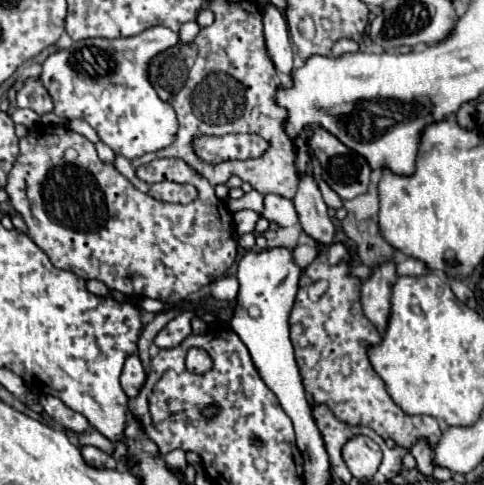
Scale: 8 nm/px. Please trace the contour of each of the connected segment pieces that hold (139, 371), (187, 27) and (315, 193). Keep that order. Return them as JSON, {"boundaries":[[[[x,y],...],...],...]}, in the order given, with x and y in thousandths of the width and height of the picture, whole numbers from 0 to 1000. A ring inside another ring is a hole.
{"boundaries":[[[[269,732],[269,736],[260,740],[260,753],[256,753],[256,765],[252,765],[252,777],[248,777],[256,810],[260,810],[264,819],[285,814],[285,806],[289,806],[298,781],[302,781],[302,769],[298,769],[298,761],[293,761],[289,736],[285,736],[285,732]]],[[[390,43],[376,52],[376,60],[372,60],[372,80],[376,85],[397,85],[405,72],[409,72],[409,64],[413,64],[413,56],[405,43]]],[[[645,361],[620,369],[616,398],[603,410],[612,423],[612,439],[624,472],[657,501],[682,505],[690,497],[690,464],[674,439],[674,419],[665,414],[661,390]]]]}

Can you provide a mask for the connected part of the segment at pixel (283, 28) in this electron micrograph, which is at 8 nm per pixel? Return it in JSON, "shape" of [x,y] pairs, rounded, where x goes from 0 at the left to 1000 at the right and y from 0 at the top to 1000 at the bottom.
{"shape":[[[566,10],[545,14],[545,76],[550,76],[554,113],[566,138],[599,155],[603,151],[603,97],[599,97],[599,76],[595,76],[595,52],[591,52],[587,31]]]}

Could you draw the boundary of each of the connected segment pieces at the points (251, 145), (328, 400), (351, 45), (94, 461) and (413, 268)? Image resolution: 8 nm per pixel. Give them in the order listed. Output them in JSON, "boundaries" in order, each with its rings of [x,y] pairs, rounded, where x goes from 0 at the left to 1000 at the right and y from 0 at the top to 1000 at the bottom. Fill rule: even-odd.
{"boundaries":[[[[463,278],[463,282],[401,282],[401,315],[434,340],[455,332],[508,332],[541,324],[554,311],[554,295],[537,278]]],[[[711,505],[665,509],[665,522],[653,530],[653,538],[645,546],[636,546],[636,555],[620,567],[616,608],[612,608],[607,633],[599,641],[595,666],[599,666],[599,699],[603,699],[603,711],[612,720],[612,748],[616,748],[624,786],[628,786],[628,802],[632,802],[645,831],[678,835],[686,843],[686,852],[694,856],[694,864],[702,864],[719,876],[756,876],[756,880],[773,885],[785,901],[793,901],[793,905],[806,901],[818,909],[818,918],[831,918],[831,922],[851,922],[860,913],[860,905],[872,905],[872,901],[880,901],[888,922],[897,922],[905,901],[909,901],[905,868],[897,860],[884,860],[884,856],[835,852],[810,827],[810,819],[798,806],[793,786],[769,761],[769,753],[756,736],[760,711],[785,707],[785,687],[748,641],[748,629],[744,629],[744,584],[748,579],[740,571],[719,567],[723,546],[711,534],[715,526],[719,526],[719,518]],[[661,579],[674,584],[674,600],[661,608],[649,608],[645,592]]],[[[702,80],[702,85],[694,85],[690,97],[686,97],[686,113],[698,118],[698,113],[707,113],[707,109],[736,109],[740,101],[744,101],[744,97],[740,97],[736,85],[727,85],[727,80]]],[[[174,918],[174,922],[169,922],[169,938],[174,938],[174,946],[178,946],[186,959],[194,959],[194,963],[227,963],[227,967],[236,967],[236,963],[244,959],[244,951],[240,951],[231,938],[223,938],[223,934],[215,934],[211,926],[190,922],[190,918]]],[[[835,534],[818,551],[822,571],[831,571],[831,567],[880,567],[880,563],[884,563],[880,546],[872,538],[864,538],[864,534]]]]}

